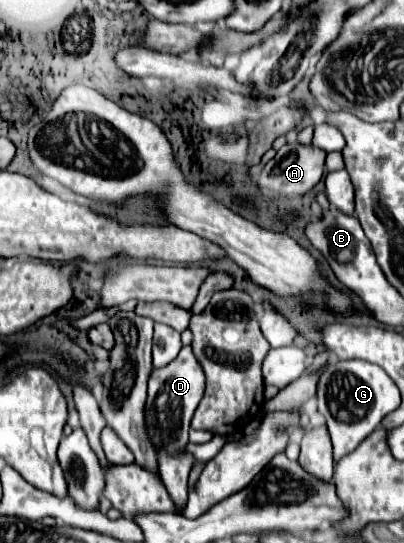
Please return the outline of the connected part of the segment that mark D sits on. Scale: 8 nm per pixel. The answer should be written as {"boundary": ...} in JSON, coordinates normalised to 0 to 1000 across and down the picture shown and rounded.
{"boundary":[[[473,637],[448,641],[443,656],[408,678],[384,678],[369,692],[369,722],[359,740],[359,788],[374,818],[389,829],[389,866],[423,910],[433,932],[458,932],[463,924],[463,880],[478,858],[478,840],[458,829],[468,818],[468,781],[483,751],[493,748],[507,718],[502,681],[473,652]]]}

